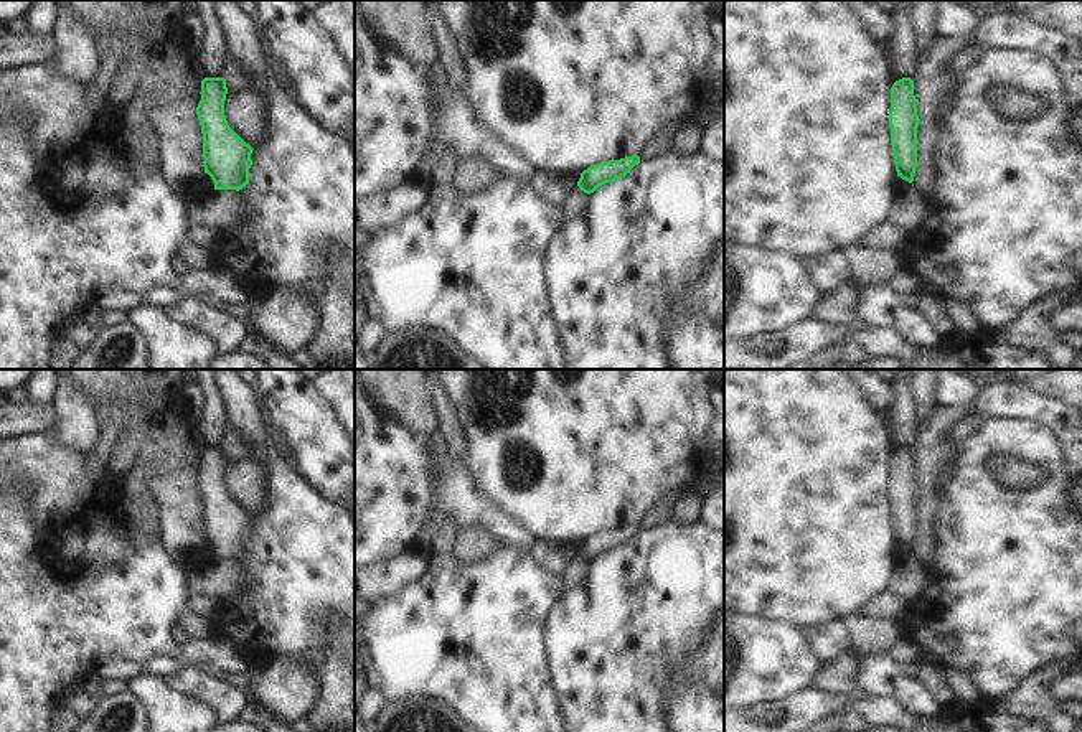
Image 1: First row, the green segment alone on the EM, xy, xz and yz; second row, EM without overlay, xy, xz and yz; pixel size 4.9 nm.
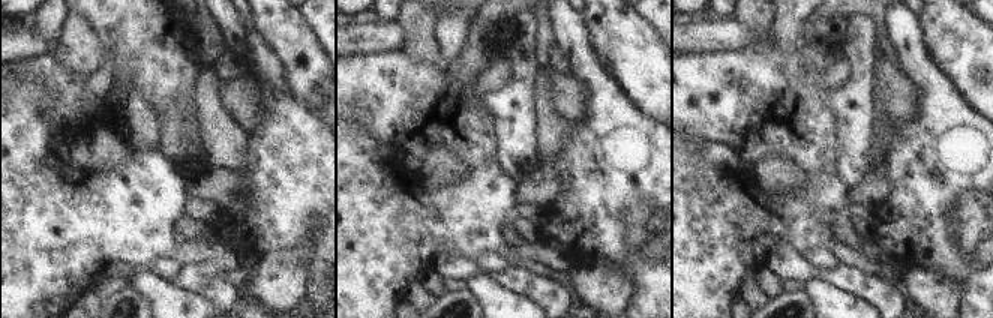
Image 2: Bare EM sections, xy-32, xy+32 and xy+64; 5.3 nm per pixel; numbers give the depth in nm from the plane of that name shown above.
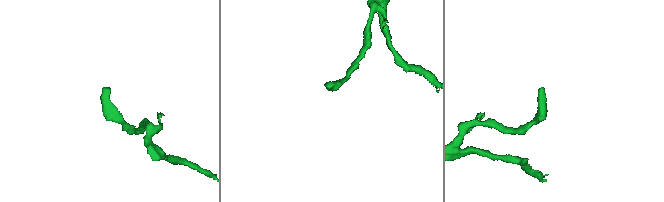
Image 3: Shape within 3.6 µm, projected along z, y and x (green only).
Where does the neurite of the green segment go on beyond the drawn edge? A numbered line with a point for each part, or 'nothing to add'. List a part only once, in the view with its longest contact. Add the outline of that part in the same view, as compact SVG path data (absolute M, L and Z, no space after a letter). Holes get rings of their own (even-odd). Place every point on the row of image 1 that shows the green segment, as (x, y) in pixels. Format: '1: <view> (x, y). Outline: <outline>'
nothing to add

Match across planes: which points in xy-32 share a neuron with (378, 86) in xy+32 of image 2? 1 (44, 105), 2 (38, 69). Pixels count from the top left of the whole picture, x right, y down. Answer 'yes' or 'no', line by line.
1: no
2: yes

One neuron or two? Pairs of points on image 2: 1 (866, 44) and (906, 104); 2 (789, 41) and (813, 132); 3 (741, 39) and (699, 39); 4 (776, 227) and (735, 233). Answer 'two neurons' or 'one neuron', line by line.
1: two neurons
2: two neurons
3: one neuron
4: one neuron

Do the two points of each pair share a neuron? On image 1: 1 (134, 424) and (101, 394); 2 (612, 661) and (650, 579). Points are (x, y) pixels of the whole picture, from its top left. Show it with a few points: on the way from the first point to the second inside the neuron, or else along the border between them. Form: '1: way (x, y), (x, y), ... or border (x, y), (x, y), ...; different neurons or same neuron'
1: way (134, 414), (111, 394); same neuron
2: way (612, 642), (650, 599); same neuron

